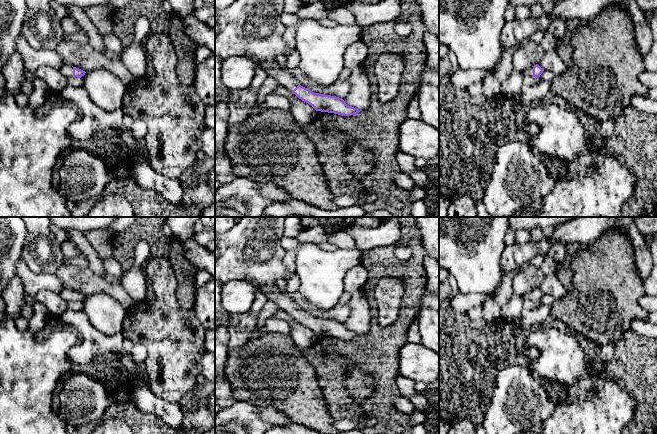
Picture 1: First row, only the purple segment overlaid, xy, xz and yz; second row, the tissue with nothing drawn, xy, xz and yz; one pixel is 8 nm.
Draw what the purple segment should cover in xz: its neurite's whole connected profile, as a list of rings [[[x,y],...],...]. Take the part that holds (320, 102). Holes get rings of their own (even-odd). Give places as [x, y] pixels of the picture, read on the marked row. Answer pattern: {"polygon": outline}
{"polygon": [[[270,69],[268,71],[268,76],[272,76],[280,85],[287,88],[302,101],[311,105],[316,111],[334,113],[343,116],[351,116],[361,111],[347,105],[342,98],[314,93],[299,85],[290,72],[284,72],[280,69]]]}

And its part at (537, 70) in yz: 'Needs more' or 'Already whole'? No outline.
Needs more

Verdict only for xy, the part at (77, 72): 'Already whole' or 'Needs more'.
Needs more

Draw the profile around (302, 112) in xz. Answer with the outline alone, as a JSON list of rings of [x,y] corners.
[[[279,85],[271,94],[282,95],[289,99],[290,111],[297,122],[309,123],[315,119],[317,111],[284,86]]]

